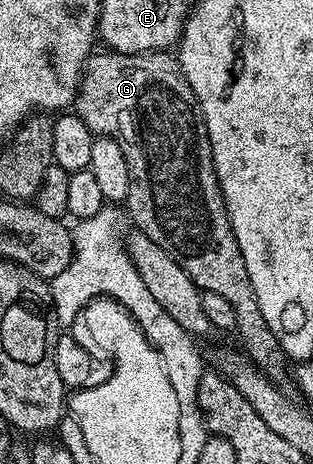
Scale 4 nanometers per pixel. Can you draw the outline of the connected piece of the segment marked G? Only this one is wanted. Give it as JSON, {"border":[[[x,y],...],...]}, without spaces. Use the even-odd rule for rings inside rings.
{"border":[[[166,51],[136,55],[95,52],[82,70],[76,112],[99,138],[111,137],[126,160],[126,177],[130,182],[126,185],[125,212],[128,217],[130,212],[133,228],[148,235],[156,247],[164,247],[164,251],[168,251],[168,255],[184,267],[203,293],[215,293],[232,303],[236,311],[236,337],[242,340],[245,356],[267,377],[278,379],[282,368],[288,365],[288,358],[280,343],[276,343],[272,327],[264,323],[260,303],[256,303],[256,291],[252,291],[252,279],[248,279],[248,267],[244,267],[244,255],[240,255],[240,243],[236,243],[222,188],[214,170],[206,120],[177,56]]]}

